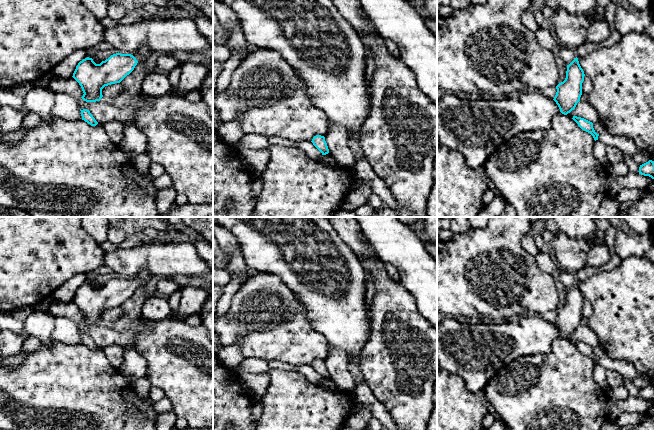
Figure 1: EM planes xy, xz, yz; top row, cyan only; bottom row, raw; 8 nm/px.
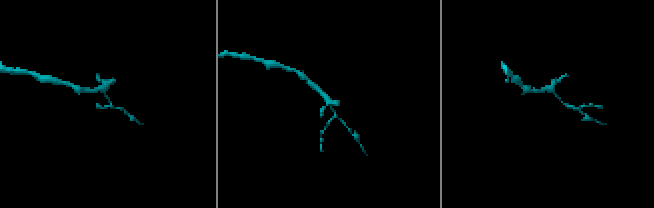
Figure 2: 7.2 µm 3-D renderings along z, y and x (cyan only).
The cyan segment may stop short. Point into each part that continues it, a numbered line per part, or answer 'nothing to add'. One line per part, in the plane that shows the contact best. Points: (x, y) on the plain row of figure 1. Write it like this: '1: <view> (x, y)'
1: xy (144, 276)

